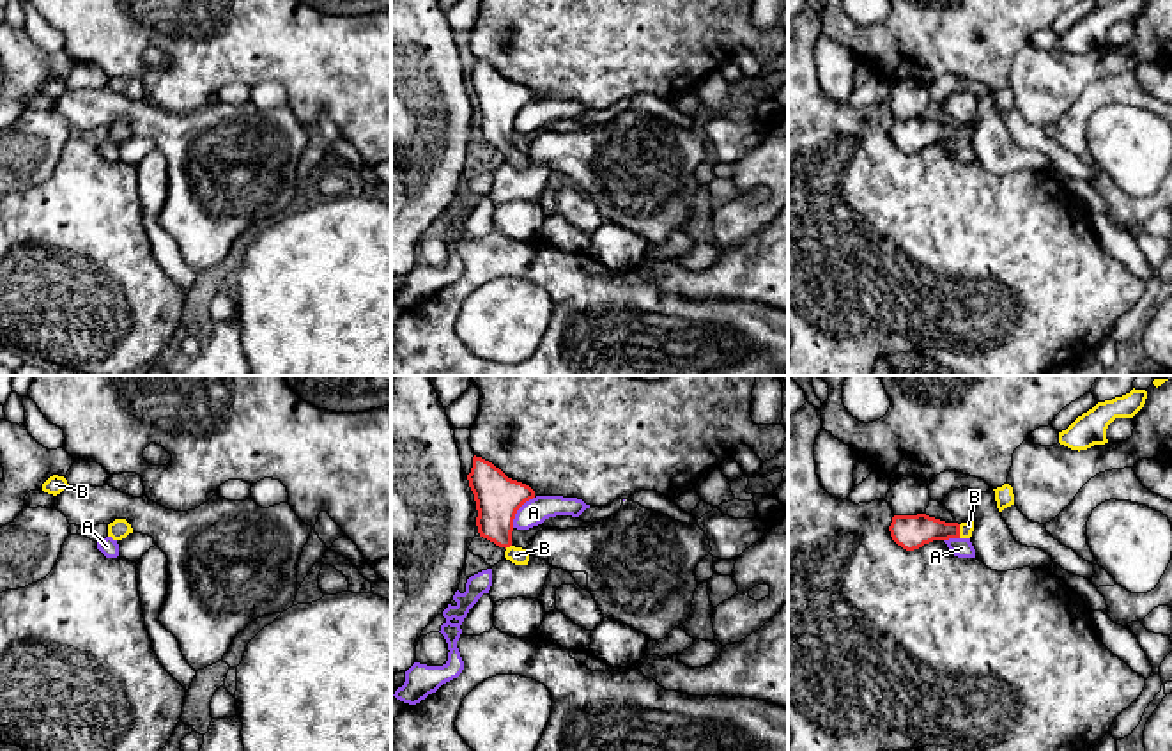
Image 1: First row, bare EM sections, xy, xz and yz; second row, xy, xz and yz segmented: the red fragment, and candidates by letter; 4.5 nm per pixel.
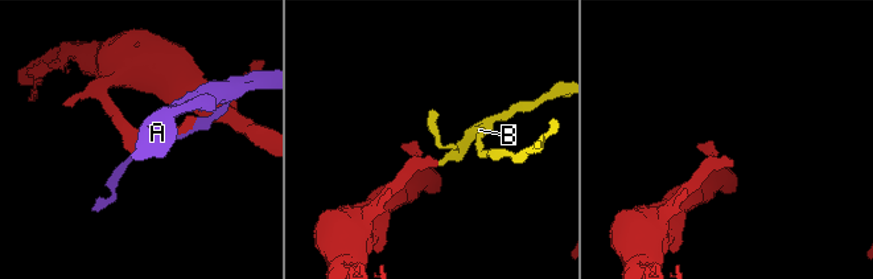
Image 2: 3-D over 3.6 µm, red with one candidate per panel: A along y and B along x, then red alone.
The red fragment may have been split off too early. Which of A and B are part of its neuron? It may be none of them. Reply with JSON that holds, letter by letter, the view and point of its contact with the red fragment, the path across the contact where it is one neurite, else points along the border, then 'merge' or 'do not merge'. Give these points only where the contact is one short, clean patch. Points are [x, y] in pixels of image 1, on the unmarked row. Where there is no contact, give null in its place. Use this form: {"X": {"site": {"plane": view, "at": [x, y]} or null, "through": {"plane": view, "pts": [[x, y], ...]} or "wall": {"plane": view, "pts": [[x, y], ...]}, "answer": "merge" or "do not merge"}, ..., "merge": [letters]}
{"A": {"site": {"plane": "xz", "at": [517, 112]}, "answer": "do not merge"}, "B": {"site": {"plane": "yz", "at": [958, 135]}, "through": {"plane": "yz", "pts": [[910, 135], [958, 135], [965, 131]]}, "answer": "merge"}, "merge": ["B"]}

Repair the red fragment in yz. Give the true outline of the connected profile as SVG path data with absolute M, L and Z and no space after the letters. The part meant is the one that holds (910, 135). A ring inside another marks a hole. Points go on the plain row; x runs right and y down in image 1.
M926 117L894 119L889 129L892 143L906 154L914 154L933 143L970 142L974 122L968 126L945 126Z

